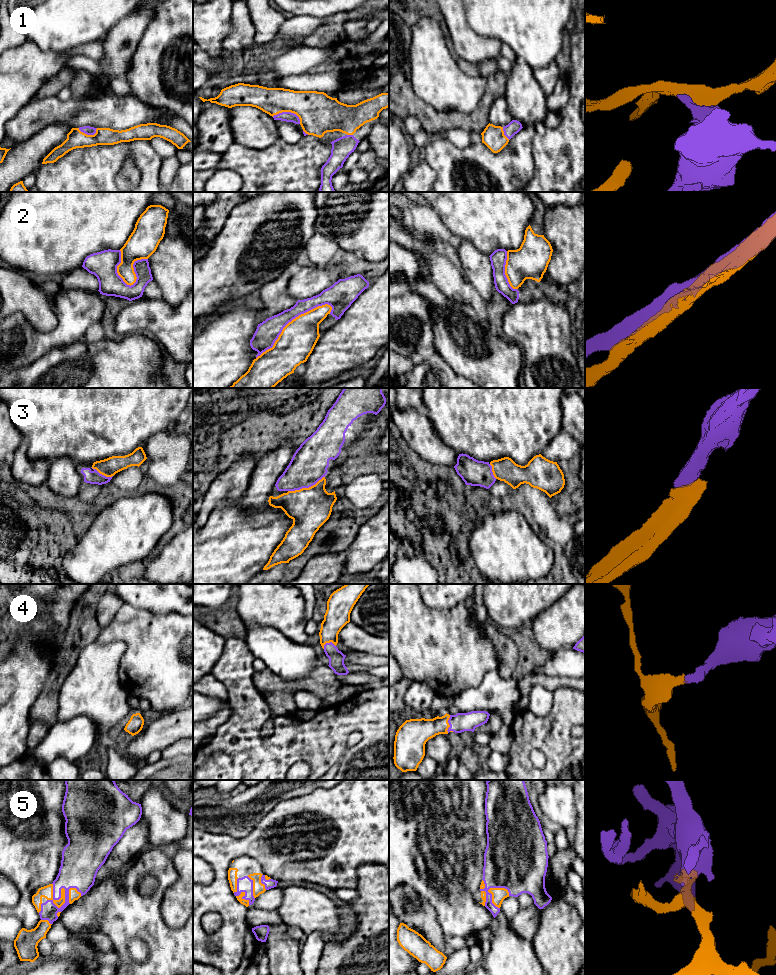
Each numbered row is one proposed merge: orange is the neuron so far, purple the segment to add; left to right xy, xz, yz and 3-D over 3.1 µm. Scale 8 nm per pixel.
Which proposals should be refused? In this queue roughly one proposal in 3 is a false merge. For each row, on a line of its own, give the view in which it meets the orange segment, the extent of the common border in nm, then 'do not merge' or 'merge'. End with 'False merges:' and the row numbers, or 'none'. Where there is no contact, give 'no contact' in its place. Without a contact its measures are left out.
1: contact in xz; length 240 nm; merge
2: contact in xz; length 750 nm; do not merge
3: contact in xz; length 320 nm; merge
4: contact in yz; length 150 nm; merge
5: contact in yz; length 280 nm; merge
False merges: 2

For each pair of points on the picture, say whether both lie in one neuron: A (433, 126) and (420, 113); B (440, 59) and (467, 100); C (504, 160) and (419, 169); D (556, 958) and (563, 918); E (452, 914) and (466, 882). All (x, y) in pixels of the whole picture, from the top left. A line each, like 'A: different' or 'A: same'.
A: same
B: same
C: different
D: same
E: same

